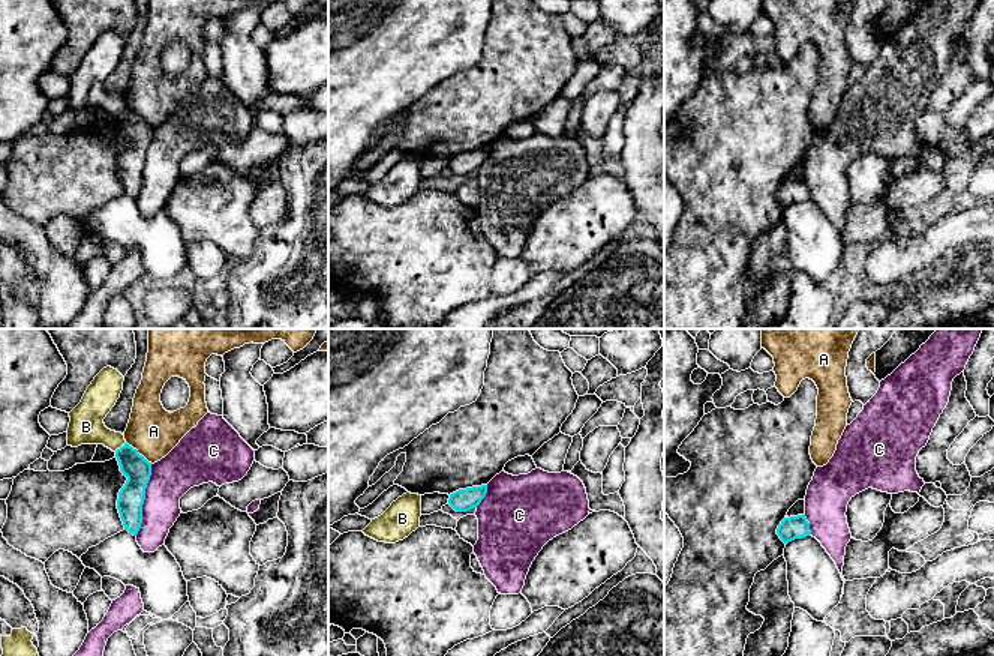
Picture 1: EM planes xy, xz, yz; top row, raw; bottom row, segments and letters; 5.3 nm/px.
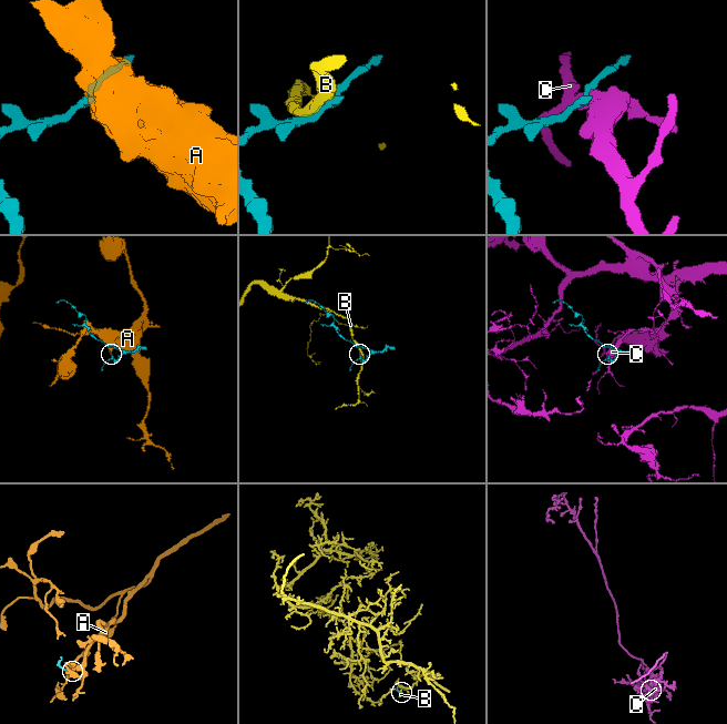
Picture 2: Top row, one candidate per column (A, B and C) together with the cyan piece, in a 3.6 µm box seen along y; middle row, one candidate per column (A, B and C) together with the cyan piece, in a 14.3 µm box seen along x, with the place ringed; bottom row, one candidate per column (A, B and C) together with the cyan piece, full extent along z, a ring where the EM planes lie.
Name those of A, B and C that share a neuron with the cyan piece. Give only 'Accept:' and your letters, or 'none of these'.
Accept: none of these

